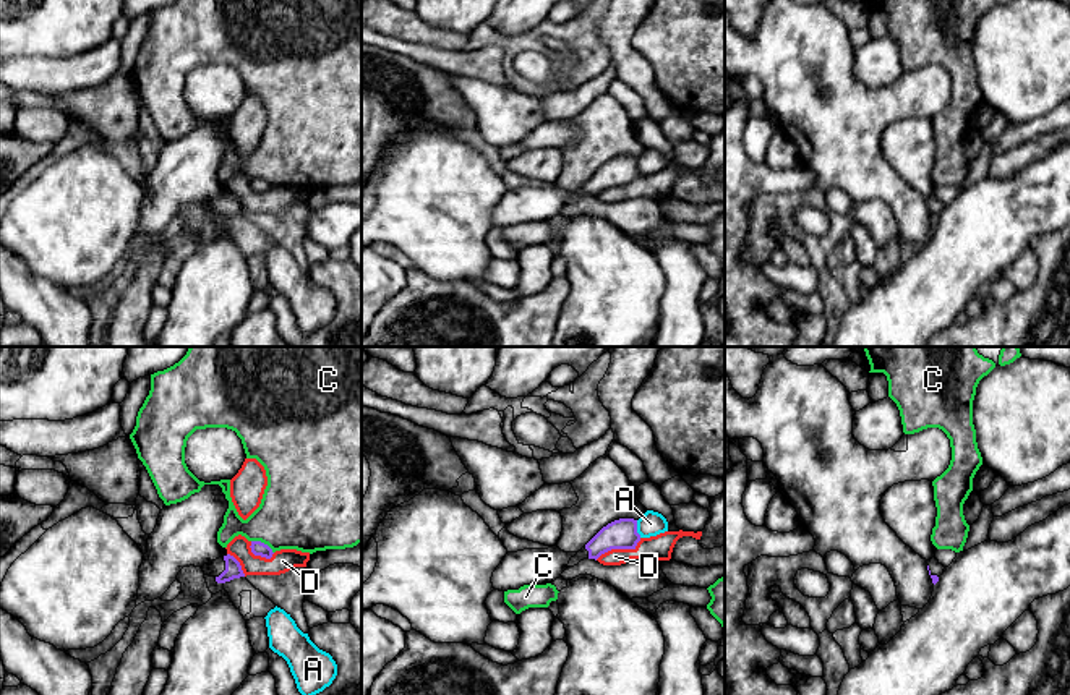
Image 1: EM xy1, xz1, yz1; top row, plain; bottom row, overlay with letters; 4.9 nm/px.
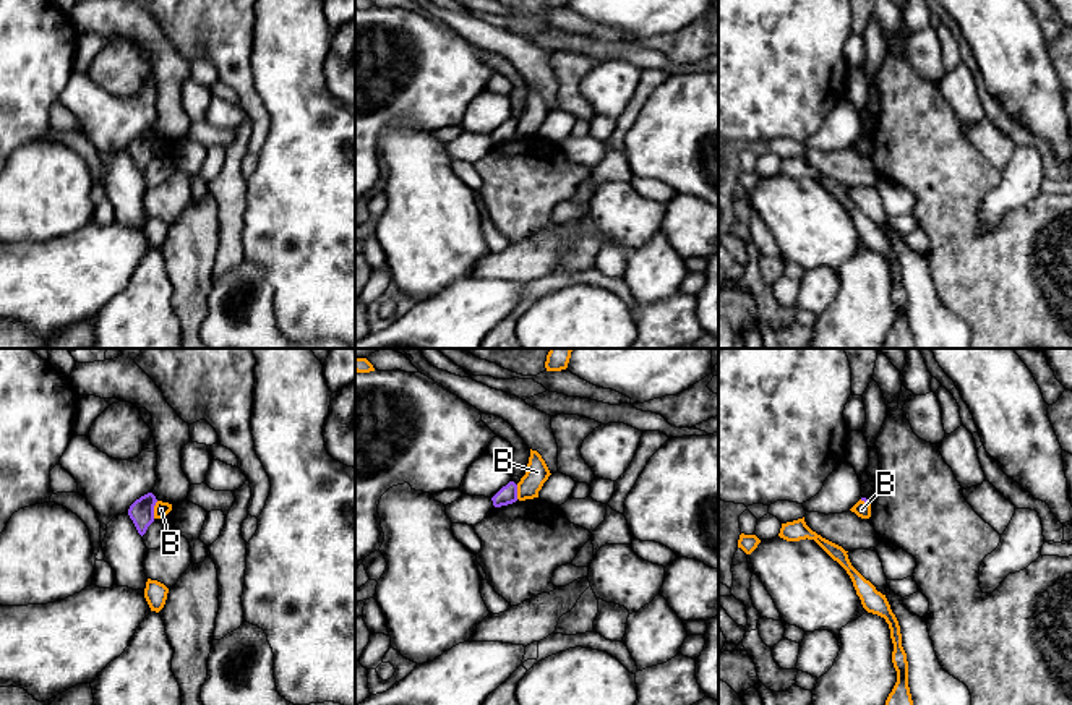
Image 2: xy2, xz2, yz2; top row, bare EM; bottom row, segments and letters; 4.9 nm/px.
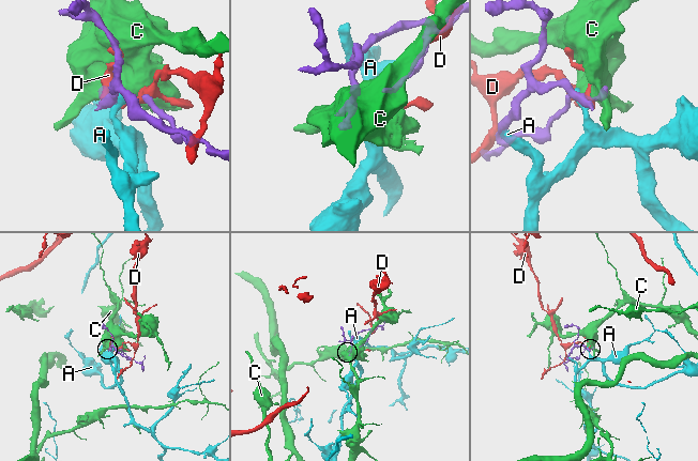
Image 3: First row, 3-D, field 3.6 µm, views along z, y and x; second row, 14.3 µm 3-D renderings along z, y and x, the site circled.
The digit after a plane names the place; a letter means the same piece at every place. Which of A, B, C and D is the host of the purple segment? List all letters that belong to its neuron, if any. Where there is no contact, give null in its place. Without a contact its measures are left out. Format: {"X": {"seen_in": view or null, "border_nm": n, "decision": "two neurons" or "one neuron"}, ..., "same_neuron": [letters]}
{"A": {"seen_in": "xz1", "border_nm": 90, "decision": "two neurons"}, "B": {"seen_in": "xy2", "border_nm": 90, "decision": "two neurons"}, "C": {"seen_in": "xy1", "border_nm": 130, "decision": "two neurons"}, "D": {"seen_in": "xz1", "border_nm": 260, "decision": "two neurons"}, "same_neuron": []}

